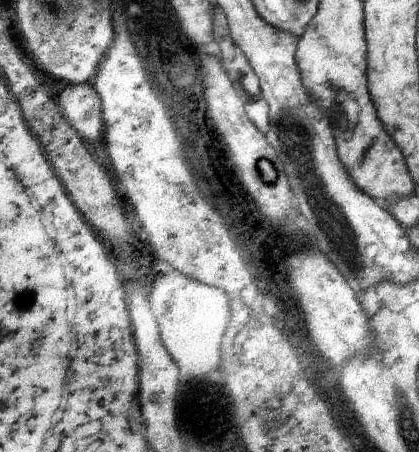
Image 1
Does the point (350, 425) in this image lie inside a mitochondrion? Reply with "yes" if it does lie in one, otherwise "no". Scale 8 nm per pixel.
no

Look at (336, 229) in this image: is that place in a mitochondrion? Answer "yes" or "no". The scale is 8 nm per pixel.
yes

